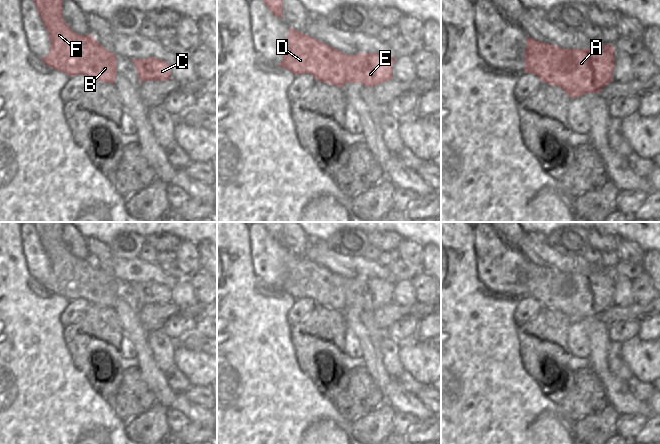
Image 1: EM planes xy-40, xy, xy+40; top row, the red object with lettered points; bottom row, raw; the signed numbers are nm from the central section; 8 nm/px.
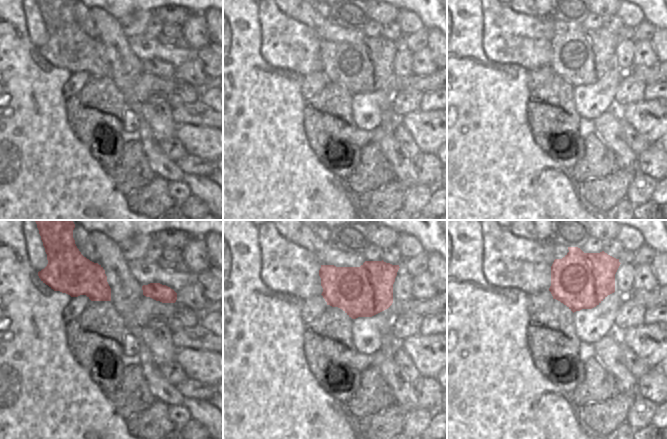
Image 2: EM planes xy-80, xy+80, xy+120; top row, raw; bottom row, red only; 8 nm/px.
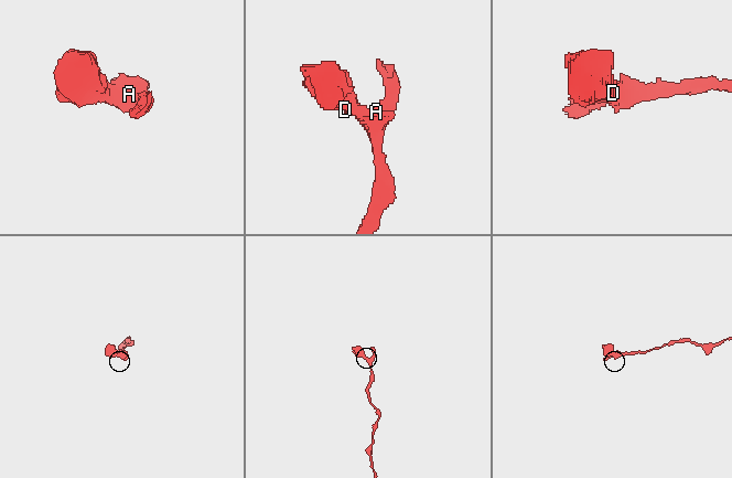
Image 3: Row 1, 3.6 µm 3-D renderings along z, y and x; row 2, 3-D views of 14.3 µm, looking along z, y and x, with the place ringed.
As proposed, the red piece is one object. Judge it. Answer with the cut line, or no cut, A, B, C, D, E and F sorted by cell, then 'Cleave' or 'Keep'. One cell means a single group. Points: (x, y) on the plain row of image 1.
No split. Groups: A B C D E F. Keep.

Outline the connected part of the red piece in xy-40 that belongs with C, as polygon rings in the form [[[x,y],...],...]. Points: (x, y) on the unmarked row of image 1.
[[[154,281],[148,283],[131,283],[140,306],[166,305],[171,303],[171,289]]]

